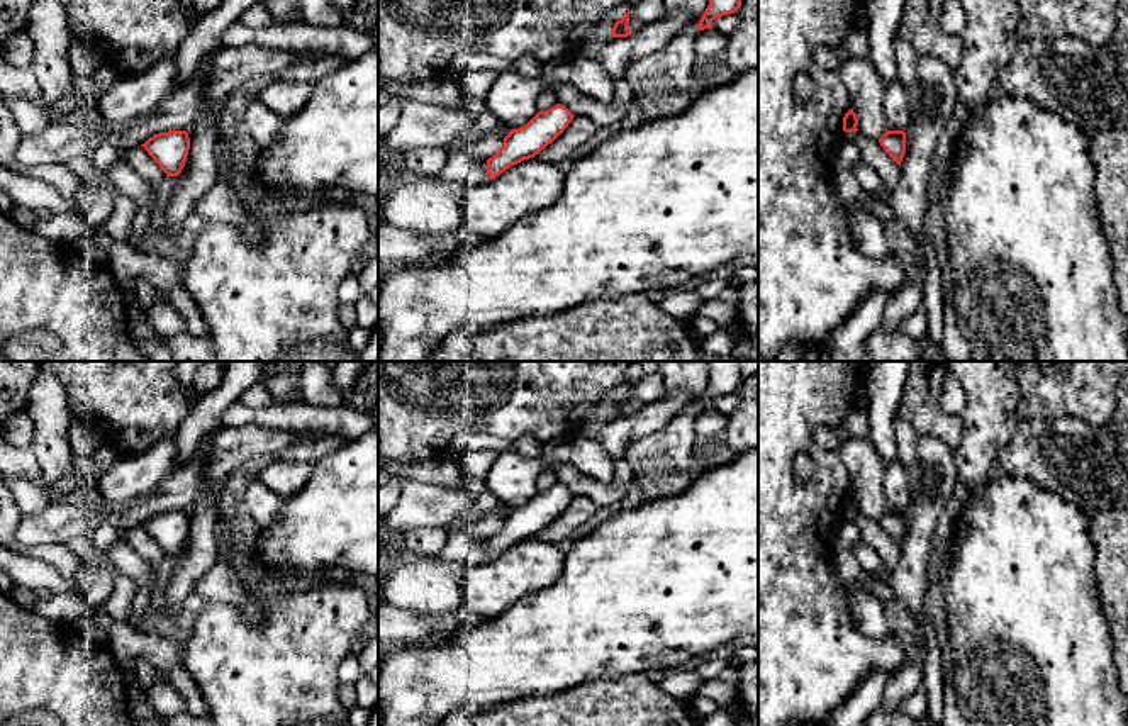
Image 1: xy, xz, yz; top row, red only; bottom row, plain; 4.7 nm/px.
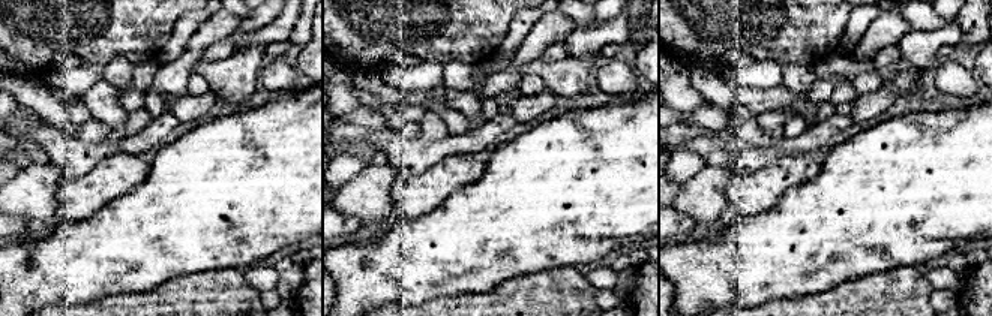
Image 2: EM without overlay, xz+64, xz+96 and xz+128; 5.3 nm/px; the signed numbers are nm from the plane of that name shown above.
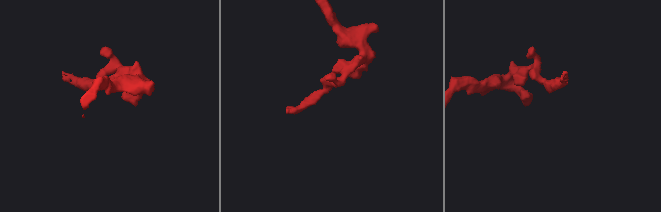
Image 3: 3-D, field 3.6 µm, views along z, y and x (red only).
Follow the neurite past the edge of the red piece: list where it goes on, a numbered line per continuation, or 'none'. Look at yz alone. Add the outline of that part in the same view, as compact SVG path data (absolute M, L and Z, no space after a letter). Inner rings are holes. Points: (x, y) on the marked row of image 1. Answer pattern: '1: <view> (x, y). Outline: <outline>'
none

